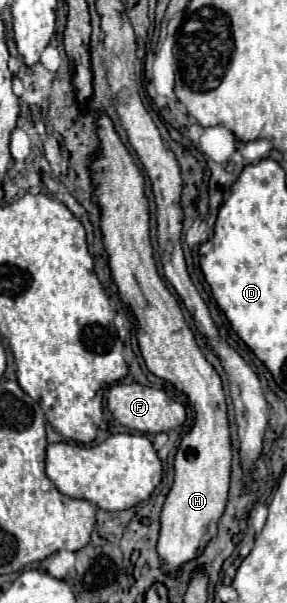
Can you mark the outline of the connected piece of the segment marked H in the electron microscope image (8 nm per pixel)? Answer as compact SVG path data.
M107 113L95 119L99 149L91 155L89 173L93 187L93 203L99 207L99 225L103 247L109 255L109 267L119 295L129 305L137 321L137 343L147 369L173 383L189 397L195 409L195 425L181 439L175 453L175 477L161 511L161 535L157 551L163 557L163 569L177 575L181 565L193 559L207 541L217 533L217 521L223 515L229 491L231 471L231 435L227 421L227 403L221 379L213 365L199 349L177 299L167 291L157 273L153 247L149 239L149 203L145 197L145 181L133 157L119 139Z

